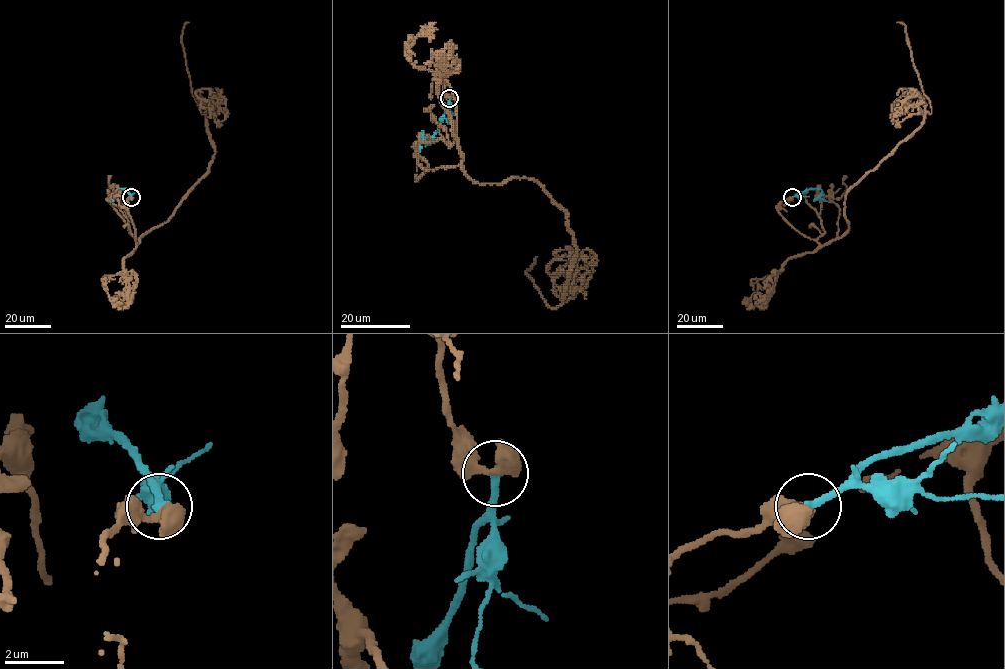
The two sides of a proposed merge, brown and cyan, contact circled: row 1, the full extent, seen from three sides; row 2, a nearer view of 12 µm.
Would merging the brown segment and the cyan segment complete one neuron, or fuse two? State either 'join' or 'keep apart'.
keep apart

